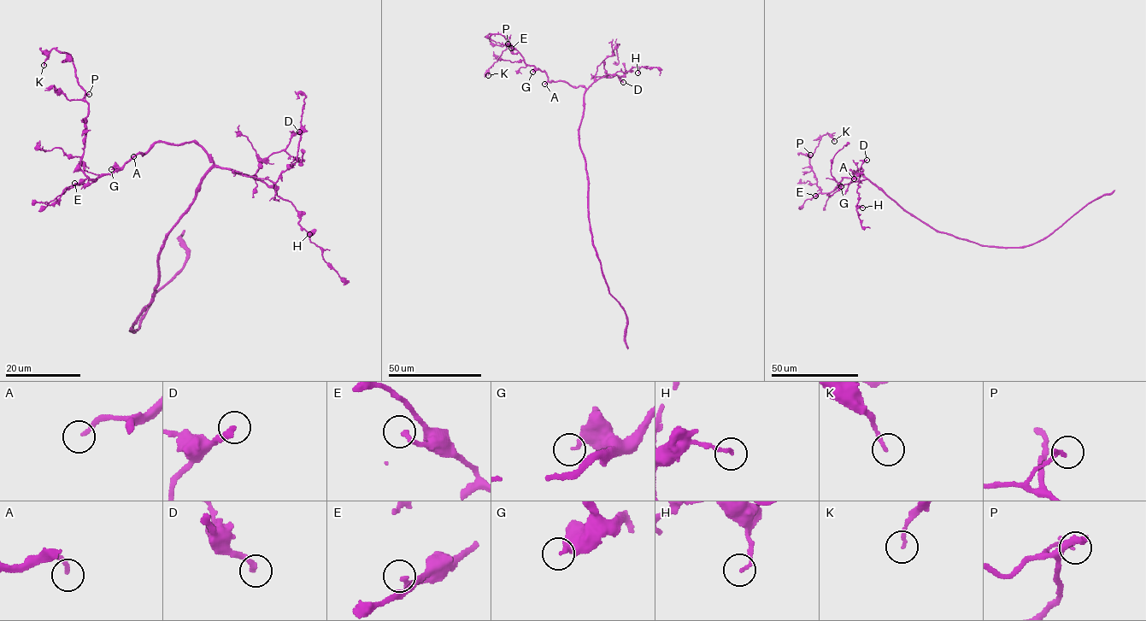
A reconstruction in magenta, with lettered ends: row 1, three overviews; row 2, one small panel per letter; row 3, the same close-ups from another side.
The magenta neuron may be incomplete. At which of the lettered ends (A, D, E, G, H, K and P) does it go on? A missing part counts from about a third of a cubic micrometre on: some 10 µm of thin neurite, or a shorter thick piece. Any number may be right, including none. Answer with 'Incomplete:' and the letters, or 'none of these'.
Incomplete: A, D

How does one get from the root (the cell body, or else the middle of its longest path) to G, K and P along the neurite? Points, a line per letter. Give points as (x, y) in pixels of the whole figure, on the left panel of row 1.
G: (164, 239), (188, 210), (211, 158), (194, 142), (155, 142), (144, 155), (137, 154), (111, 169)
K: (164, 239), (212, 160), (194, 142), (155, 142), (91, 179), (73, 58), (53, 48), (44, 65)
P: (164, 239), (212, 160), (194, 142), (155, 142), (91, 179), (79, 167), (89, 94)

